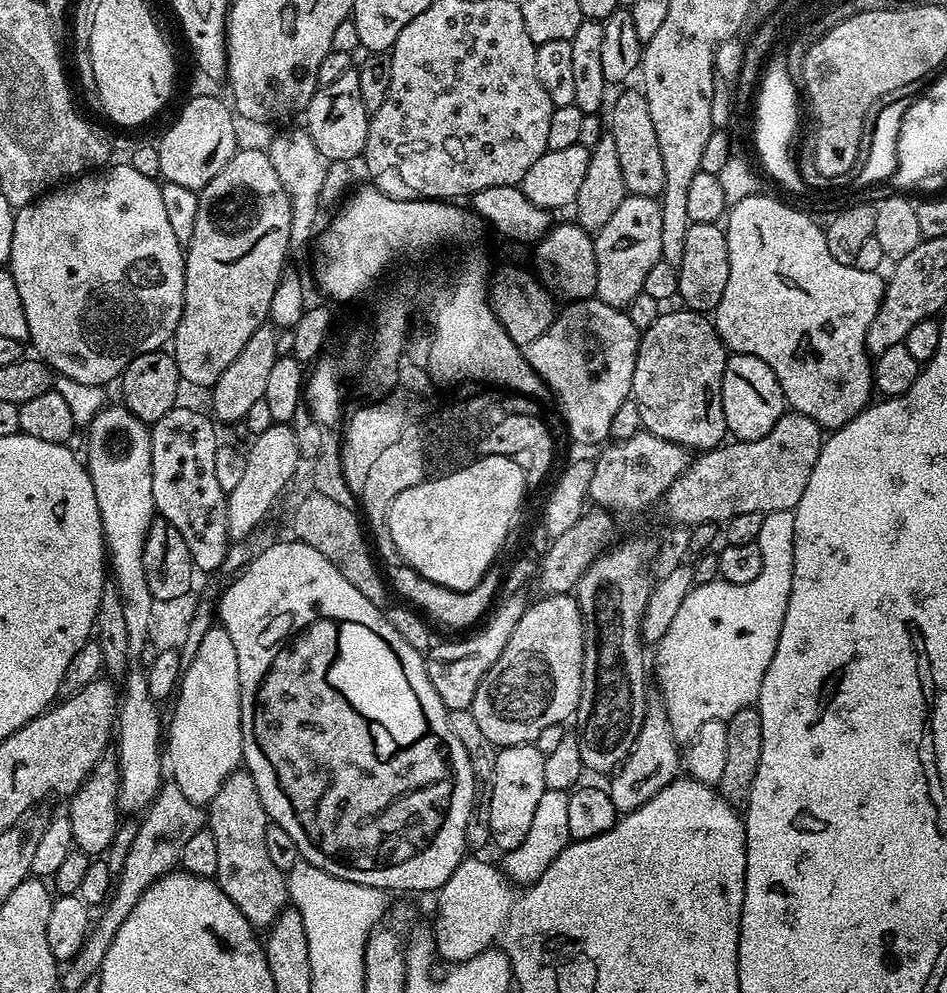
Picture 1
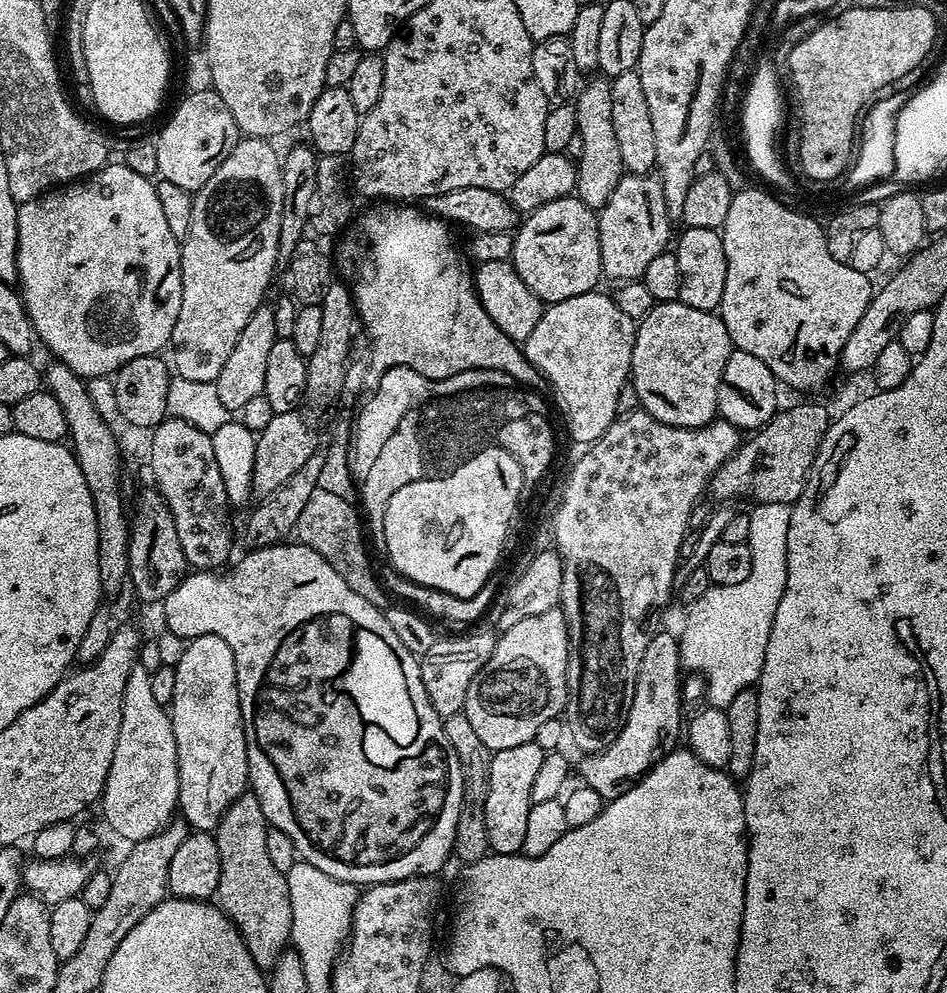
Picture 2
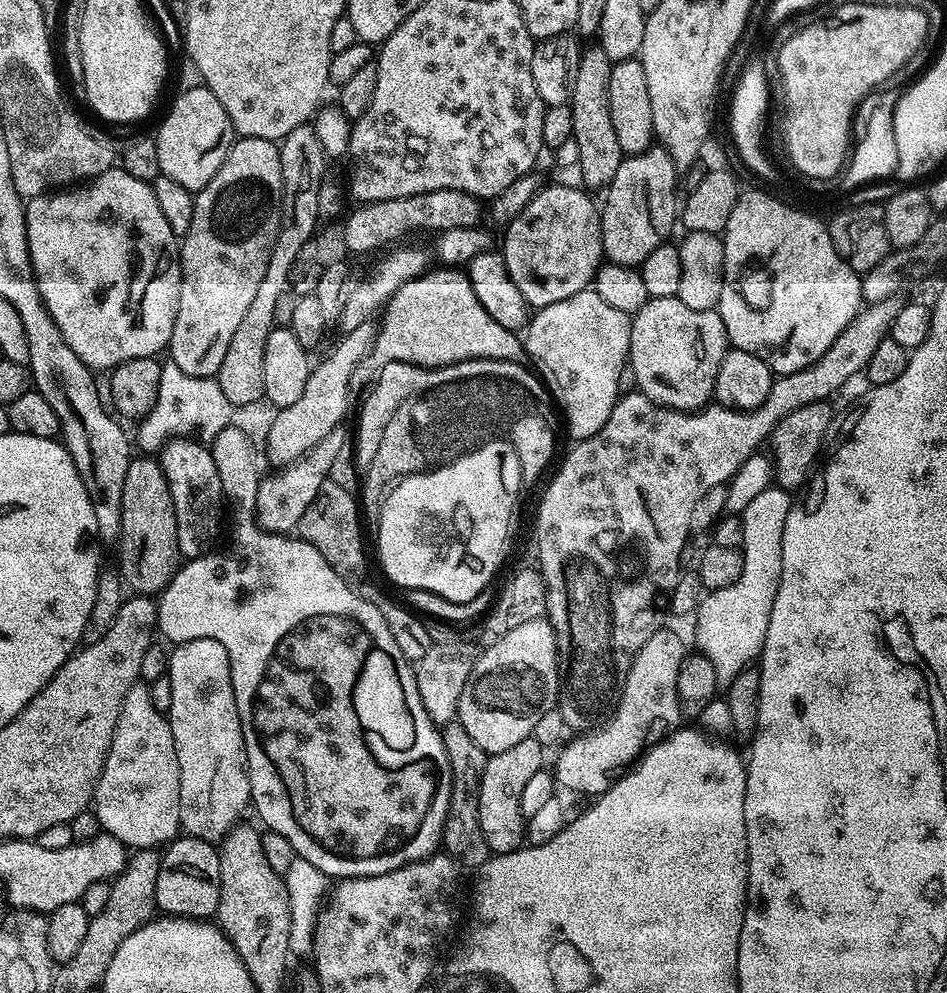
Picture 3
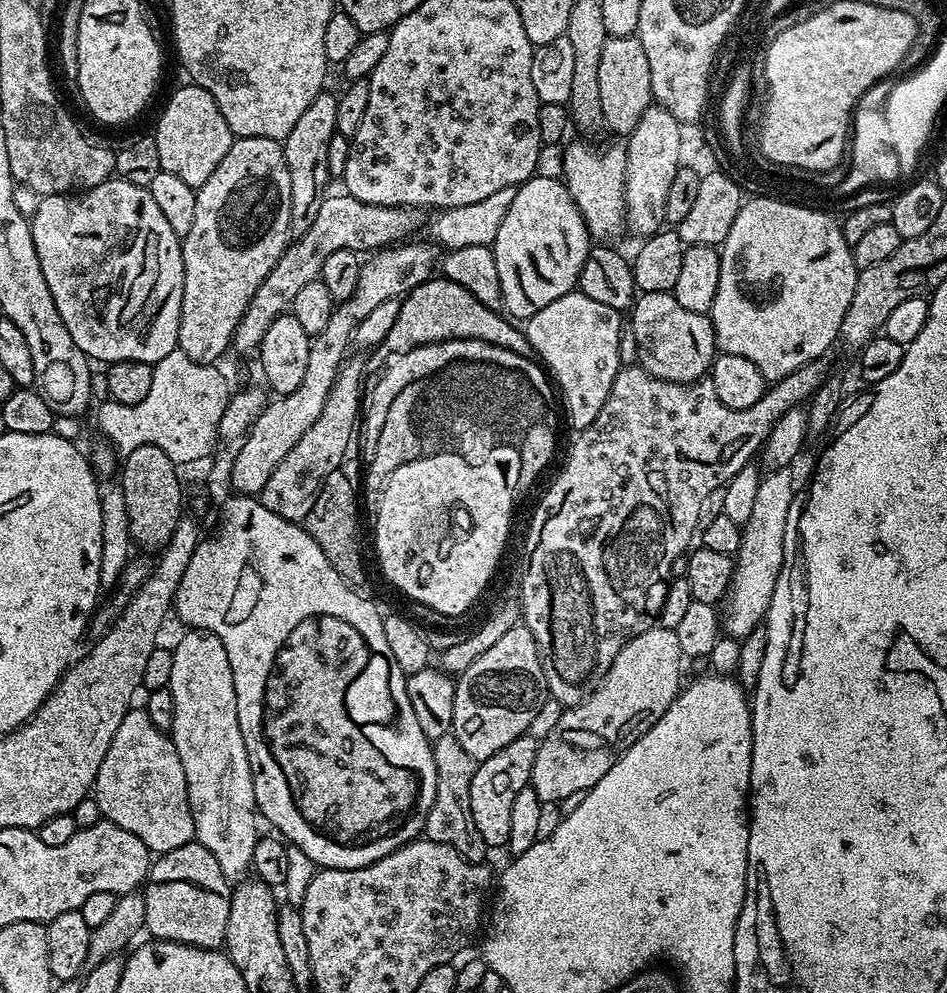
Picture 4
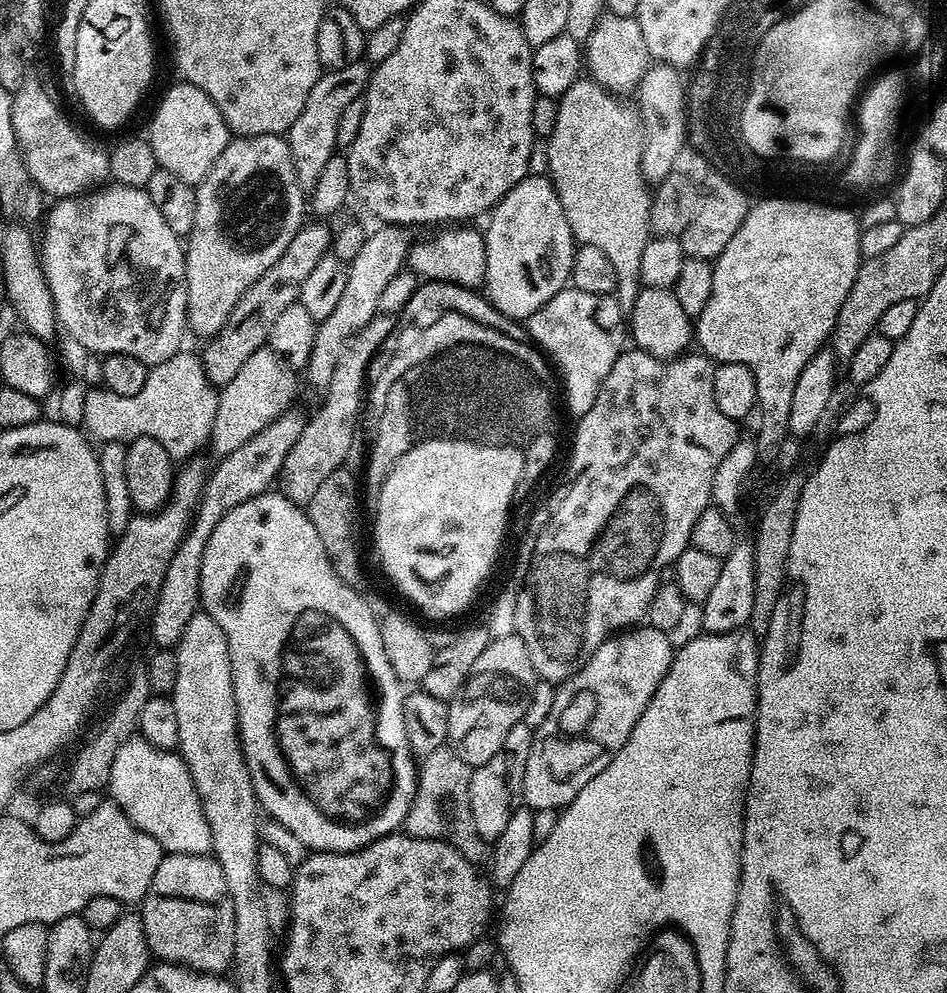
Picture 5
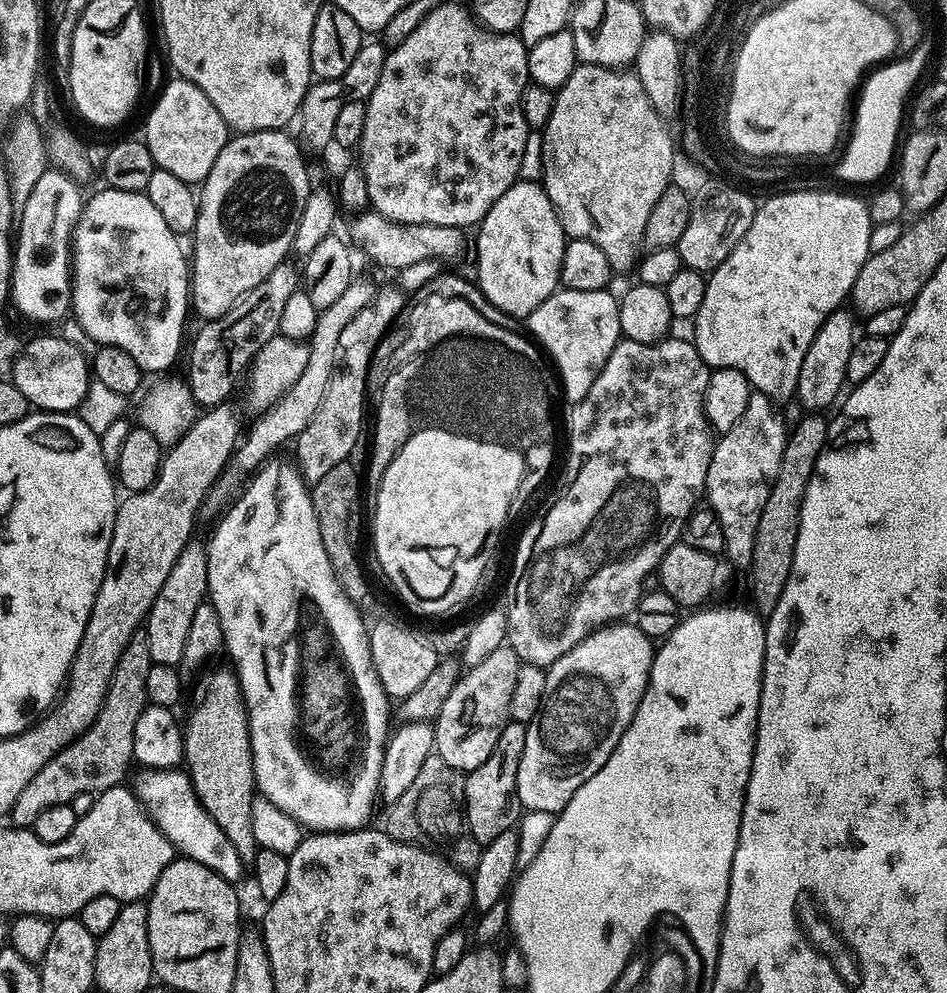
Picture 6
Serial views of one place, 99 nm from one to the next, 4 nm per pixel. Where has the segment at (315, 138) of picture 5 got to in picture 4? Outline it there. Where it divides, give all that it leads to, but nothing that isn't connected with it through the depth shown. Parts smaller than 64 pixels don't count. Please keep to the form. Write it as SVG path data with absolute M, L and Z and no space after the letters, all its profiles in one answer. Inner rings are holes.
M325 90L306 106L302 118L298 118L294 130L282 141L286 166L290 170L290 233L293 237L306 234L310 230L318 214L318 206L322 206L326 195L330 173L328 155L330 154L330 138L337 135L336 119L338 118L338 99Z

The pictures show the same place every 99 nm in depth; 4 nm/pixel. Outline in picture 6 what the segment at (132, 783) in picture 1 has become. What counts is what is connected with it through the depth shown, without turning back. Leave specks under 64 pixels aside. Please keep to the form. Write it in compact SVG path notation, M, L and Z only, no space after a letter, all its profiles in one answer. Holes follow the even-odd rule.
M143 769L140 771L134 791L137 800L143 805L145 812L158 826L164 837L171 842L173 849L185 859L200 862L208 869L214 870L222 879L236 882L244 865L238 858L238 852L230 838L222 833L210 814L202 806L192 780L181 769Z

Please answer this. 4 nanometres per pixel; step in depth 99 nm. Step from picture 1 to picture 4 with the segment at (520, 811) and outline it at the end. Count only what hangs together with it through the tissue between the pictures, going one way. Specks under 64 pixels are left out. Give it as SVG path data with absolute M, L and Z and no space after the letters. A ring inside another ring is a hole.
M525 734L514 738L514 742L502 746L498 754L490 754L490 758L476 765L474 782L470 782L470 814L474 814L474 826L478 826L478 834L482 834L482 842L486 842L490 850L503 849L507 845L514 798L530 784L537 747L536 739Z

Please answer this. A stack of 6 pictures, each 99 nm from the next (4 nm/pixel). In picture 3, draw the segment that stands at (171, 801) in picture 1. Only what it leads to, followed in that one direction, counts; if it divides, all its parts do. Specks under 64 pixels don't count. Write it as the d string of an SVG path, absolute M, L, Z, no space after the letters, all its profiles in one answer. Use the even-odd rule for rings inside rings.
M141 848L133 851L128 857L127 864L124 865L124 871L111 881L112 889L110 890L110 902L106 902L102 914L91 917L88 921L86 930L86 939L82 942L78 956L82 957L82 963L92 964L91 970L99 971L104 964L111 962L114 954L118 954L118 948L134 930L138 930L143 924L153 919L156 907L156 887L158 886L158 870L160 869L161 853L156 848Z

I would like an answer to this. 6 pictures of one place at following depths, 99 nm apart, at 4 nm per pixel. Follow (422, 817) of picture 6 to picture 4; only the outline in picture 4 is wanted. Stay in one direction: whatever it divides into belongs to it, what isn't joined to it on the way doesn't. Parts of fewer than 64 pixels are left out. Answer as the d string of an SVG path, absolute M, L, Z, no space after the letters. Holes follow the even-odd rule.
M454 735L443 736L432 741L434 766L438 770L438 786L434 794L434 806L430 806L428 816L424 820L423 835L434 842L442 842L471 864L485 863L490 849L482 842L482 834L478 834L478 826L474 826L474 814L470 814L470 782L474 782L478 763L466 750L462 750L462 742Z

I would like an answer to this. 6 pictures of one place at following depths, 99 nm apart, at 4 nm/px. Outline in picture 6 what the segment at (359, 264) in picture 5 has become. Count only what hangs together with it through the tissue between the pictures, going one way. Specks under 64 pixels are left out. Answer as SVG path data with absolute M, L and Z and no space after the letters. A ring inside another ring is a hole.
M356 278L346 286L346 290L339 295L335 303L318 312L312 335L306 341L309 357L302 374L290 386L288 392L282 394L273 405L252 420L254 421L252 429L249 432L247 429L243 433L242 439L237 443L236 451L232 453L232 457L224 467L223 477L216 480L217 489L230 487L231 480L242 476L251 477L271 457L268 456L271 452L278 451L287 440L288 443L295 441L296 436L302 434L302 430L306 430L310 418L314 418L318 405L322 403L322 394L326 394L326 386L330 386L330 374L334 370L334 350L338 350L338 337L342 335L342 329L349 324L350 318L354 318L358 310L365 308L371 302L373 295L374 288L371 288L366 281Z

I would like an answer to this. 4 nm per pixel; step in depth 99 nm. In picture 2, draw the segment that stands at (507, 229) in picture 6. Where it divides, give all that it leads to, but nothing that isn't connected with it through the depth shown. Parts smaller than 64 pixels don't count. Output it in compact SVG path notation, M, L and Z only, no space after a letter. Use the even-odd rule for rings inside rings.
M569 194L546 202L519 221L512 237L512 265L545 305L557 304L578 294L597 291L600 267L600 221L580 197Z

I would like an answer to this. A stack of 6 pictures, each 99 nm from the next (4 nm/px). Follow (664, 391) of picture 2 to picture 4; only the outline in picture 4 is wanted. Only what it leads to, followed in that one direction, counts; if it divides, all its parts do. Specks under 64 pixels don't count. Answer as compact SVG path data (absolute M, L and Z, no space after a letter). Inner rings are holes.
M640 292L630 309L639 367L666 382L692 384L705 379L715 362L718 349L711 315L686 310L670 292Z

